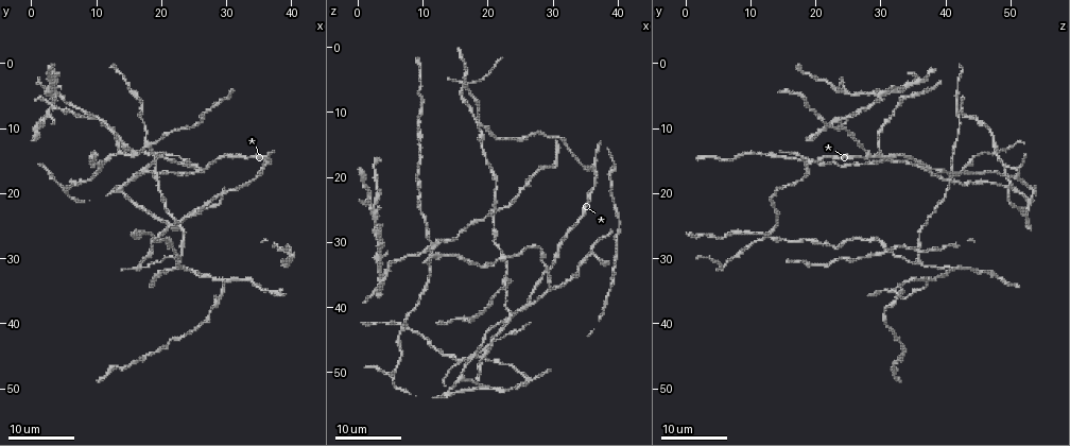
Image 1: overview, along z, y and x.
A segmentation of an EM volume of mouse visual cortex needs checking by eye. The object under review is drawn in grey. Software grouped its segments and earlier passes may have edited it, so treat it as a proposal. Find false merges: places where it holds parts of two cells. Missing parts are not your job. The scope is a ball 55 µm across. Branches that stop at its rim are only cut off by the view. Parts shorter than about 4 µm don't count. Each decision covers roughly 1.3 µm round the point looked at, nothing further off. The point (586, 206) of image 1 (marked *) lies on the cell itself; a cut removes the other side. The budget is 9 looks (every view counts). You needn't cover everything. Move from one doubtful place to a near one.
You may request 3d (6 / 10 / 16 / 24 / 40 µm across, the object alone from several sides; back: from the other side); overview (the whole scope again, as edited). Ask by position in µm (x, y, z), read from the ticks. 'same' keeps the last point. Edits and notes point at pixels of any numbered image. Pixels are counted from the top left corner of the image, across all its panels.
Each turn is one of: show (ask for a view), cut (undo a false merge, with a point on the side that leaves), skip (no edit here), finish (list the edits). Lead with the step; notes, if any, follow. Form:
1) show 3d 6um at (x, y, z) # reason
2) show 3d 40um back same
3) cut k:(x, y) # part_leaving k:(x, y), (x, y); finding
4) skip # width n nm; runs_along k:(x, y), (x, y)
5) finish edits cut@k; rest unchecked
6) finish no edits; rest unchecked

show 3d 24um at (29.5, 34.0, 37.0) # looks like a crossing

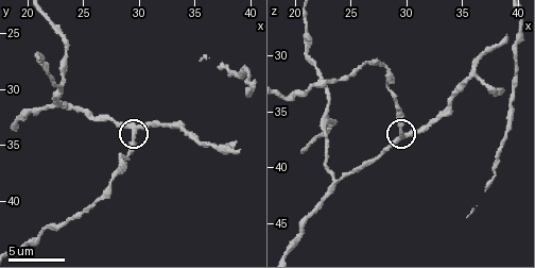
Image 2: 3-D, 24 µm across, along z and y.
show 3d 10um at (29.6, 33.8, 37.0)

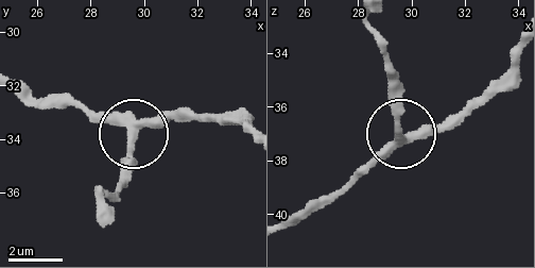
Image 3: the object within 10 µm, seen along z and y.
skip # side_arm 33 um; runs_along 3:(19, 84), (74, 98), (122, 123), (134, 137), (128, 183); continuous, no second cell

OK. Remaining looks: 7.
show 3d 10um at (22.8, 30.2, 36.0) # three-way junction

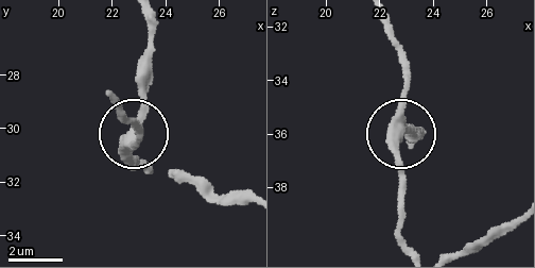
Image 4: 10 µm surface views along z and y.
skip # arms 3; runs_along 4:(110, 94), (137, 135), (133, 144), (140, 64); all the same cell

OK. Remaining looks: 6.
show 3d 24um at (19.0, 26.5, 12.5) # small branch off a trunk

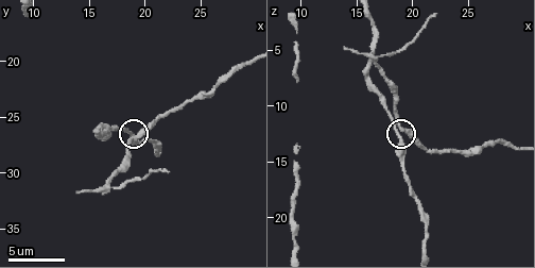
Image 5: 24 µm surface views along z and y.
show 3d 10um at (18.8, 26.2, 12.4)

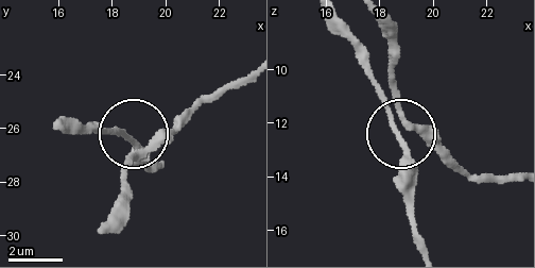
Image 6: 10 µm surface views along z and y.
skip # side_arm 14 um; arms 4; all the same cell

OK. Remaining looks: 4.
show 3d 16um at (3.5, 5.0, 29.5) # looks like a crossing

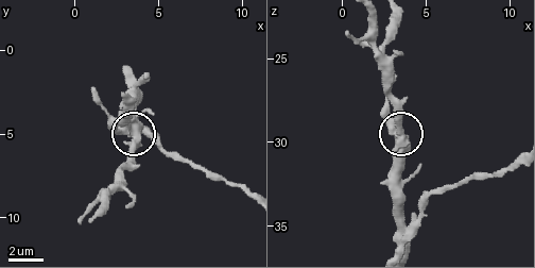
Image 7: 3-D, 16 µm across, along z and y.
show 3d 10um same

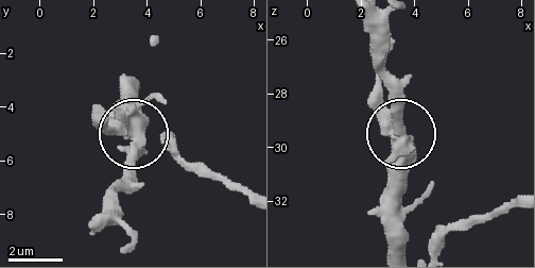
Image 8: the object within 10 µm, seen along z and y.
skip # continuous, no second cell

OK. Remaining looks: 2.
finish no edits; rest unchecked

